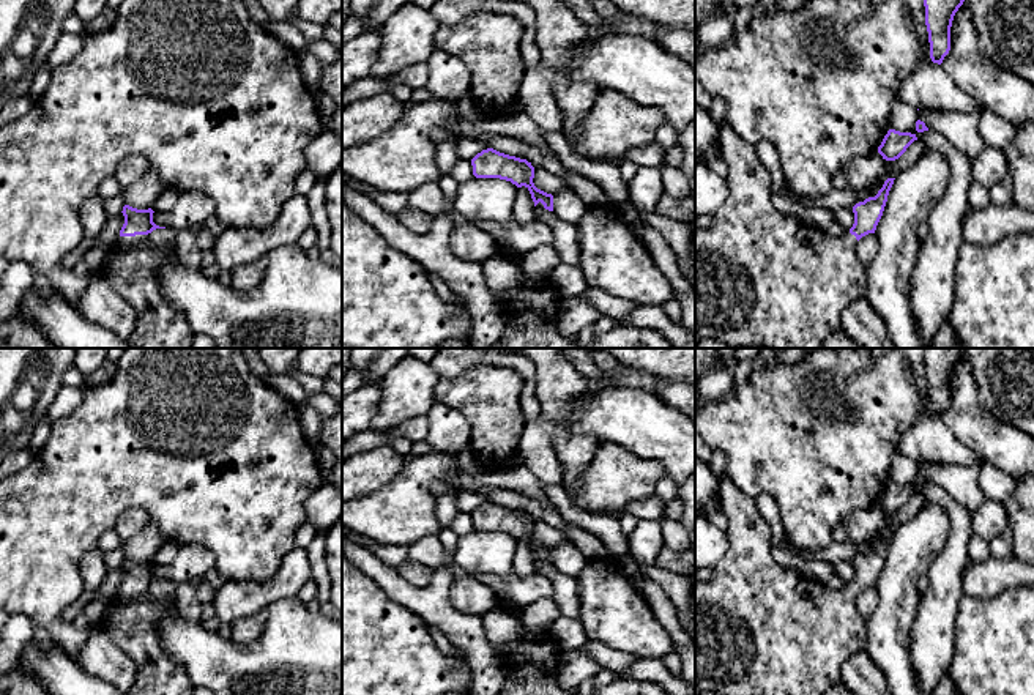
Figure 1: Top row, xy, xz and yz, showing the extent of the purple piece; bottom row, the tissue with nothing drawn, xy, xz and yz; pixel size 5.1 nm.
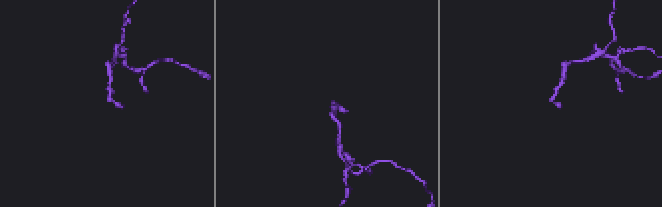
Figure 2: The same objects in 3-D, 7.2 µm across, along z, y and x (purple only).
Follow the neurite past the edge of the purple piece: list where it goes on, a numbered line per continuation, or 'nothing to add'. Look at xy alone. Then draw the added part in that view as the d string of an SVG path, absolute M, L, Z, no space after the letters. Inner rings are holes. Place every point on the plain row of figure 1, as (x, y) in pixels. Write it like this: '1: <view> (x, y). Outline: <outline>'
1: xy (133, 624). Outline: M156 582L148 588L118 589L118 602L101 623L110 640L128 654L137 665L136 681L129 695L192 695L195 686L188 678L184 668L173 660L159 640L159 624L162 619L177 615L177 602L172 594L177 585L172 582Z

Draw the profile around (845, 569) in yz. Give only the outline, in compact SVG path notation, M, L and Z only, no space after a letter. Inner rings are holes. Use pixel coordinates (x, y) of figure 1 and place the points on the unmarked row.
M839 559L832 566L834 566L834 574L840 577L840 580L843 582L843 586L850 585L850 582L854 577L854 566L853 566L853 563Z

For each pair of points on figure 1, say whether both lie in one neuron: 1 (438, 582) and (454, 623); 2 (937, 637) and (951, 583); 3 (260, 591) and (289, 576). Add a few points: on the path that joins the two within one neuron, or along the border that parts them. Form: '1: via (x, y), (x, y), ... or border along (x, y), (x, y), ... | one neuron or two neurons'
1: via (438, 591), (438, 607), (445, 613) | one neuron
2: via (937, 624), (937, 607), (943, 596) | one neuron
3: via (267, 591), (275, 590), (282, 582) | one neuron

